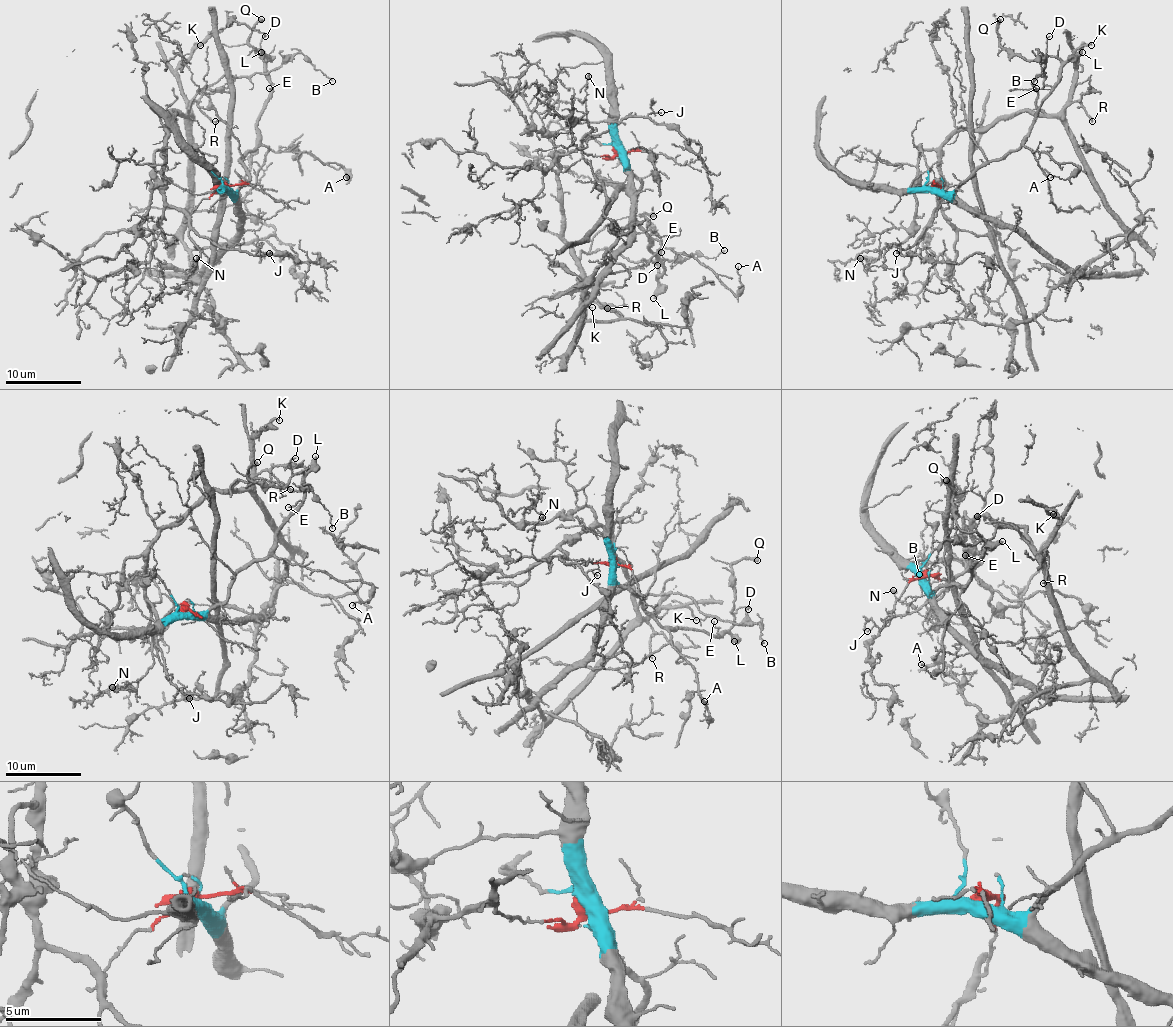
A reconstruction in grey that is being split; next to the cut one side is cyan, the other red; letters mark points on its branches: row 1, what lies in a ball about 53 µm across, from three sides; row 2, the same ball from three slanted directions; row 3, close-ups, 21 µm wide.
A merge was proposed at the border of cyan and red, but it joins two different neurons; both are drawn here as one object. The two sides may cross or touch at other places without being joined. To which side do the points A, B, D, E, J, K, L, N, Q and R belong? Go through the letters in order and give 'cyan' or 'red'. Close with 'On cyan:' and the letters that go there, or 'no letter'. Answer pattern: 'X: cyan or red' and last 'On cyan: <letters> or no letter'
A: cyan
B: red
D: cyan
E: cyan
J: red
K: red
L: cyan
N: red
Q: cyan
R: red
On cyan: A, D, E, L, Q

